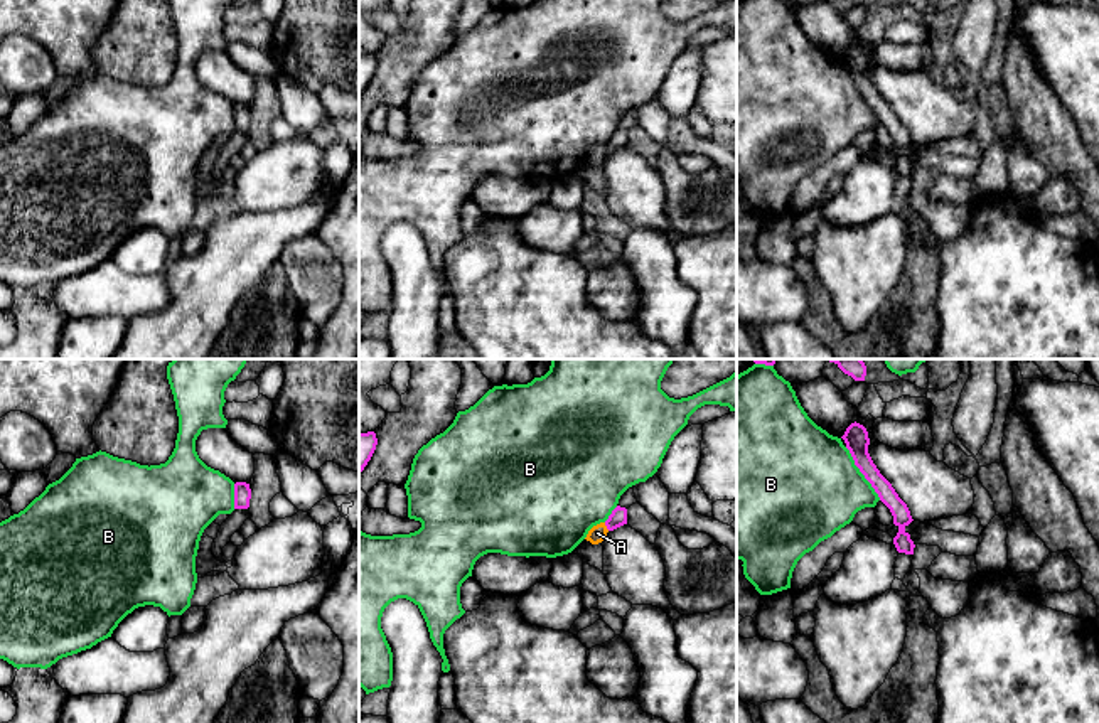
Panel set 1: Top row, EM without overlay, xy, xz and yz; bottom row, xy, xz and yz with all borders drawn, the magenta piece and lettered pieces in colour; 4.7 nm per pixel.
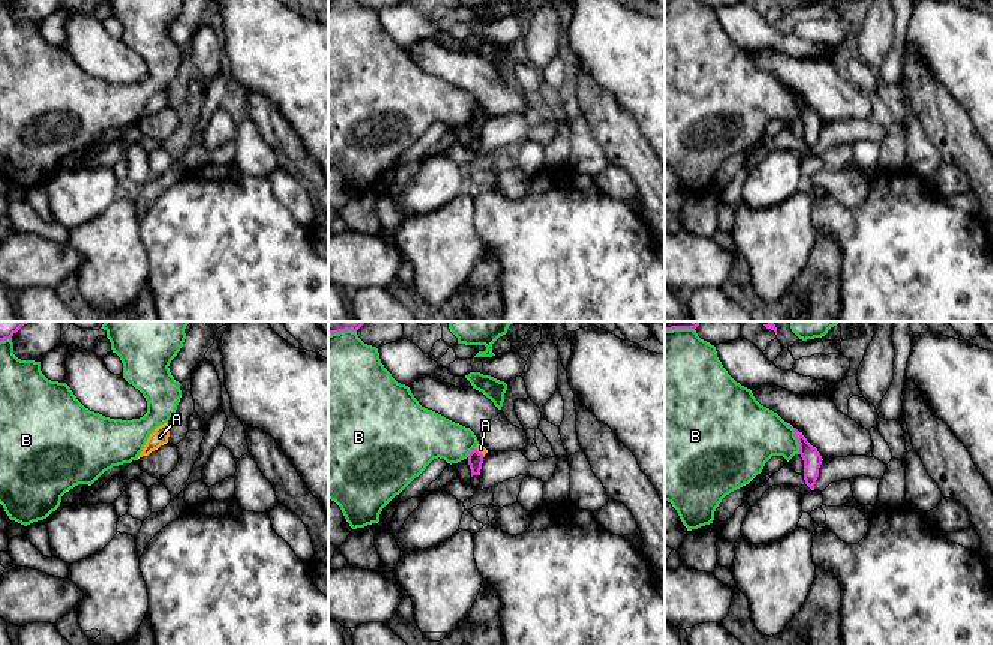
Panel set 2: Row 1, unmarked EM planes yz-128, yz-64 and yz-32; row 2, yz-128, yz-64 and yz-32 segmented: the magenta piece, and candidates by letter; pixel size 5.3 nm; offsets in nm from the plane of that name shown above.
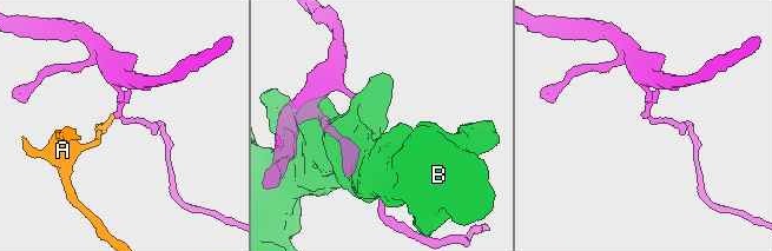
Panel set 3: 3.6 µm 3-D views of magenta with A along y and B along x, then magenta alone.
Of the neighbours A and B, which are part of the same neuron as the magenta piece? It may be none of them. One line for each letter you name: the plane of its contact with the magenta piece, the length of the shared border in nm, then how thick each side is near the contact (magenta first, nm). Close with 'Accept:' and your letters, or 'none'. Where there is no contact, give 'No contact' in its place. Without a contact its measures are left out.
Accept: none

